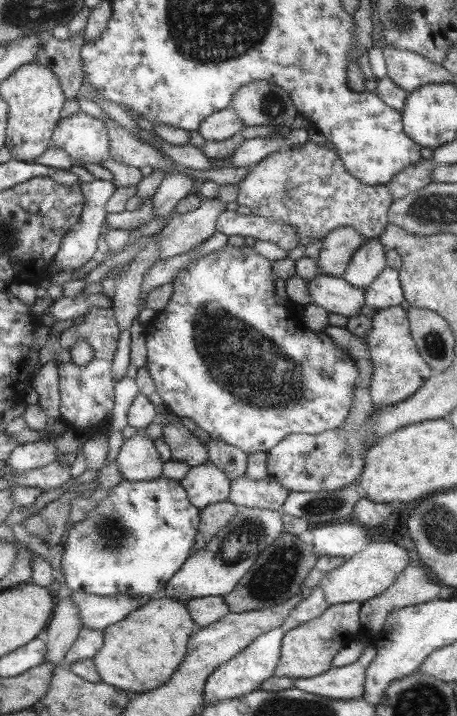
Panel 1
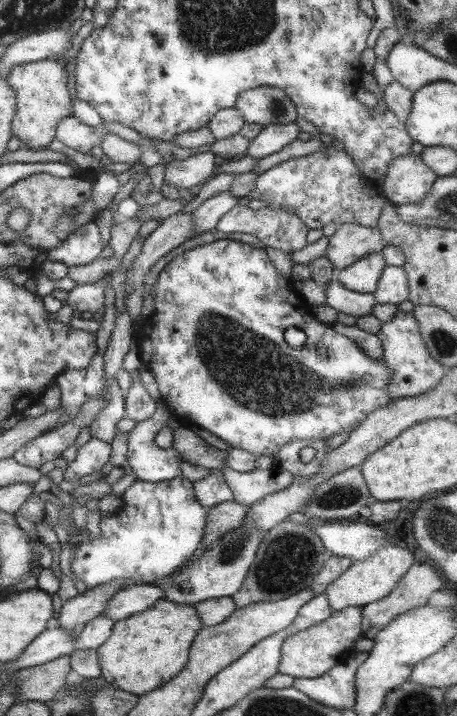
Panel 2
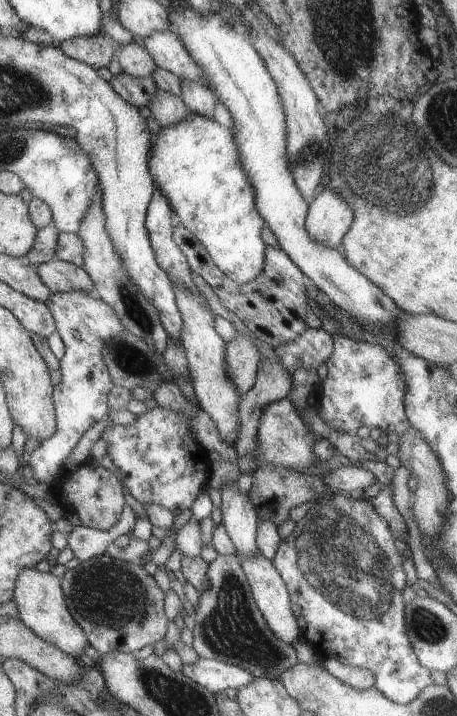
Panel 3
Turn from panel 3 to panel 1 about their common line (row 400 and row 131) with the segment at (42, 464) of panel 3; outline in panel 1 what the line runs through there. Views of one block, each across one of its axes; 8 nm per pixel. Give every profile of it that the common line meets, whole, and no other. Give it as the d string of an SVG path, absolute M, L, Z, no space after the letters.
M82 111L58 120L51 144L83 163L99 163L110 158L105 125Z

